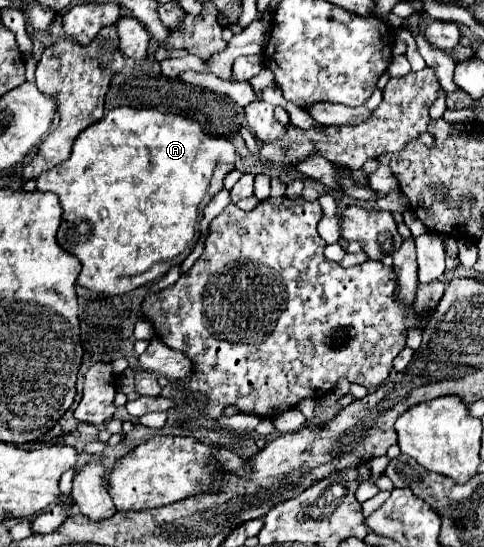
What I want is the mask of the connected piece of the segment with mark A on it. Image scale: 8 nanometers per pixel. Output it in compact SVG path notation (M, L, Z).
M116 107L84 129L74 141L70 159L42 173L36 179L36 187L60 197L64 213L56 239L64 251L82 263L78 283L94 293L122 295L164 277L172 265L188 257L196 241L194 233L202 197L214 173L230 173L234 161L234 145L206 135L198 121L156 109Z

